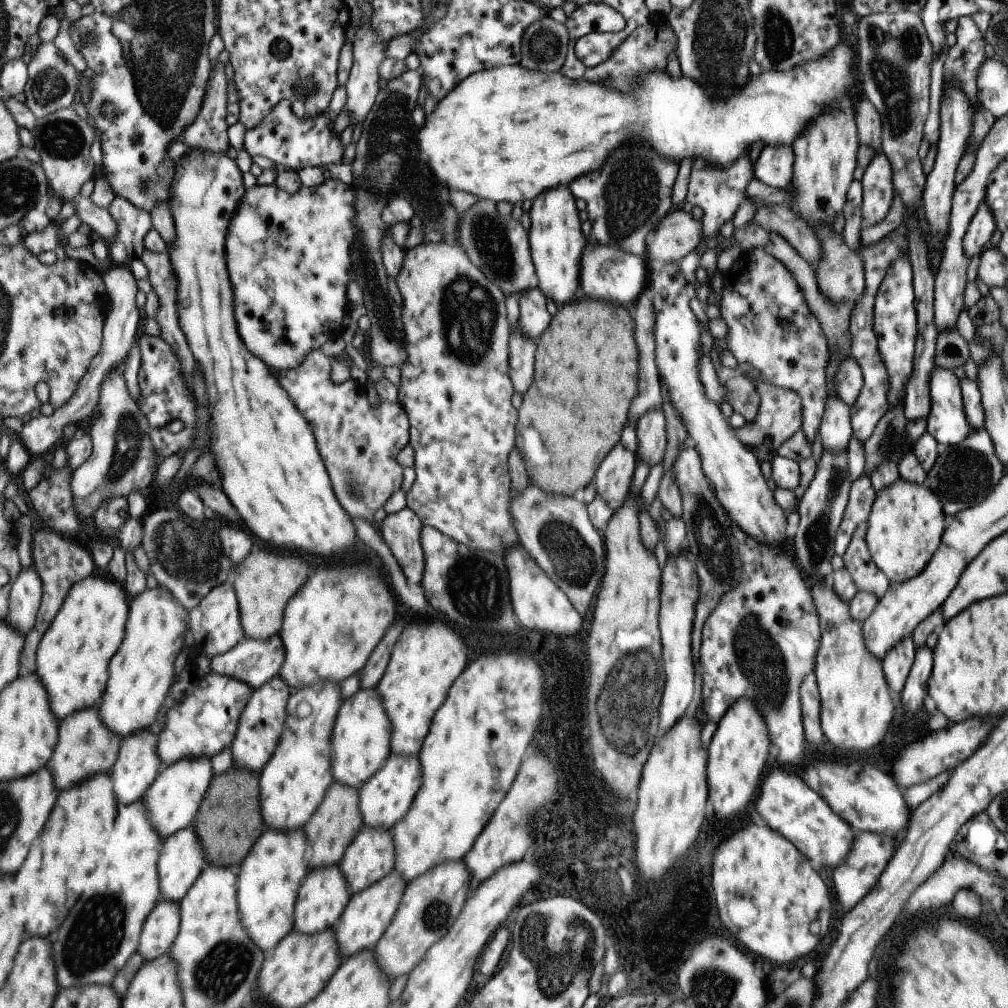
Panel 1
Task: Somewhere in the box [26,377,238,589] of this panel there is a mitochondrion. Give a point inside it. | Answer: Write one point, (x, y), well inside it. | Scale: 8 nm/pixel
(129, 438)

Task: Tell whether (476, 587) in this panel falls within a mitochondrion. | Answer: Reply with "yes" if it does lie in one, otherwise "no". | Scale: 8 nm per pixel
yes

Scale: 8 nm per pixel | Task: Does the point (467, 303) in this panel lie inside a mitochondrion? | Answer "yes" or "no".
yes

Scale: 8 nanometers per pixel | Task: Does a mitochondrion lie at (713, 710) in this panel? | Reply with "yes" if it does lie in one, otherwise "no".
no

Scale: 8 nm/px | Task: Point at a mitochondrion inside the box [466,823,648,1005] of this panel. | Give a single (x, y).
(543, 958)

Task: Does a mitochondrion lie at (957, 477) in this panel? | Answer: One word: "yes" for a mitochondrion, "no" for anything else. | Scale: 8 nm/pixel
yes

